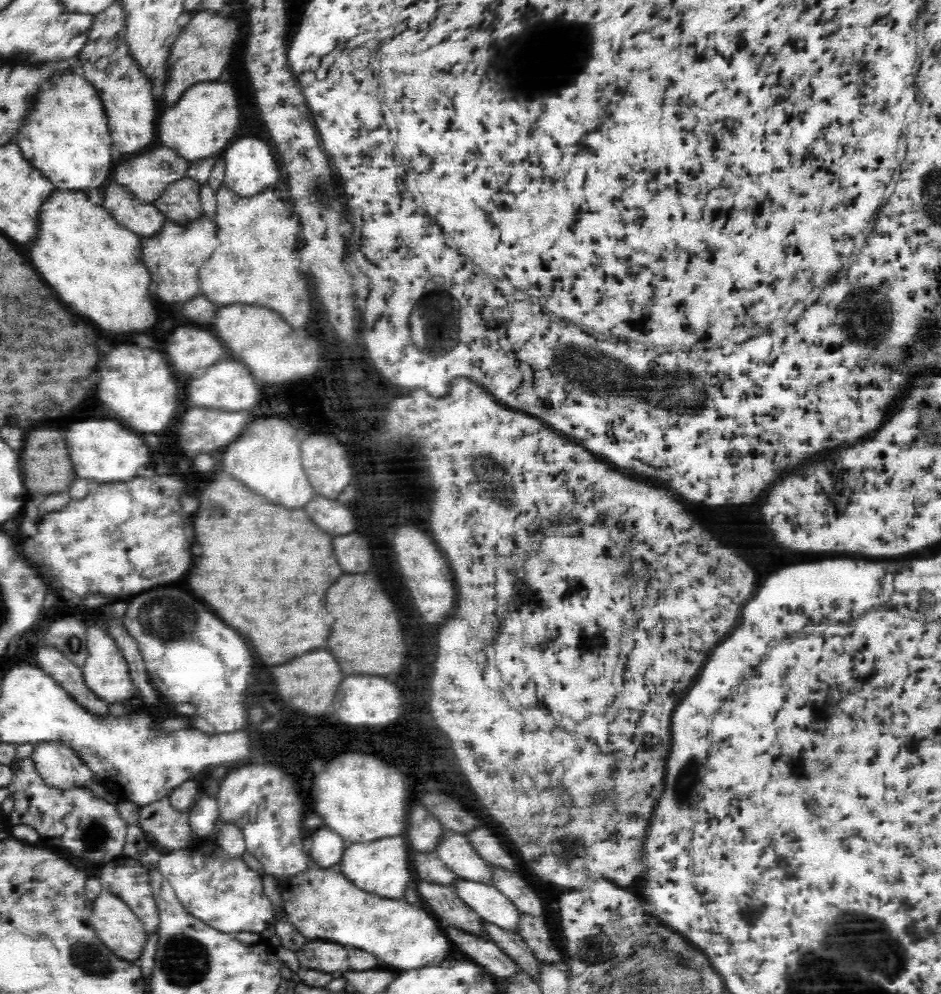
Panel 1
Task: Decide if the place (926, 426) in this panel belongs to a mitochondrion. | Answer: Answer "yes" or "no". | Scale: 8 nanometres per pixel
yes

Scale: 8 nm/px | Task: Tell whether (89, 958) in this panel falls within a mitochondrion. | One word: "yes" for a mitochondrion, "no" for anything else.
yes

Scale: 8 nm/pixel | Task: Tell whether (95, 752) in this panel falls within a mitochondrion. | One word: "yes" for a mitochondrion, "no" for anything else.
no

